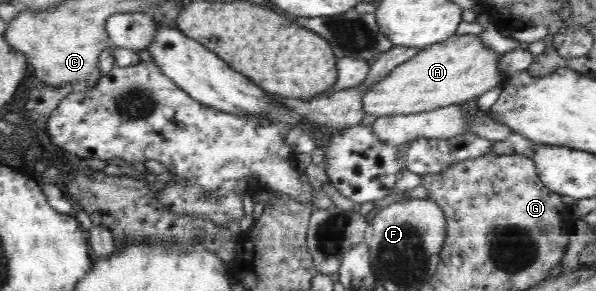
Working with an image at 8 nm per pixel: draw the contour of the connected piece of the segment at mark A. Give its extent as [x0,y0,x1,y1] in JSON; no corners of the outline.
[362,33,500,118]

